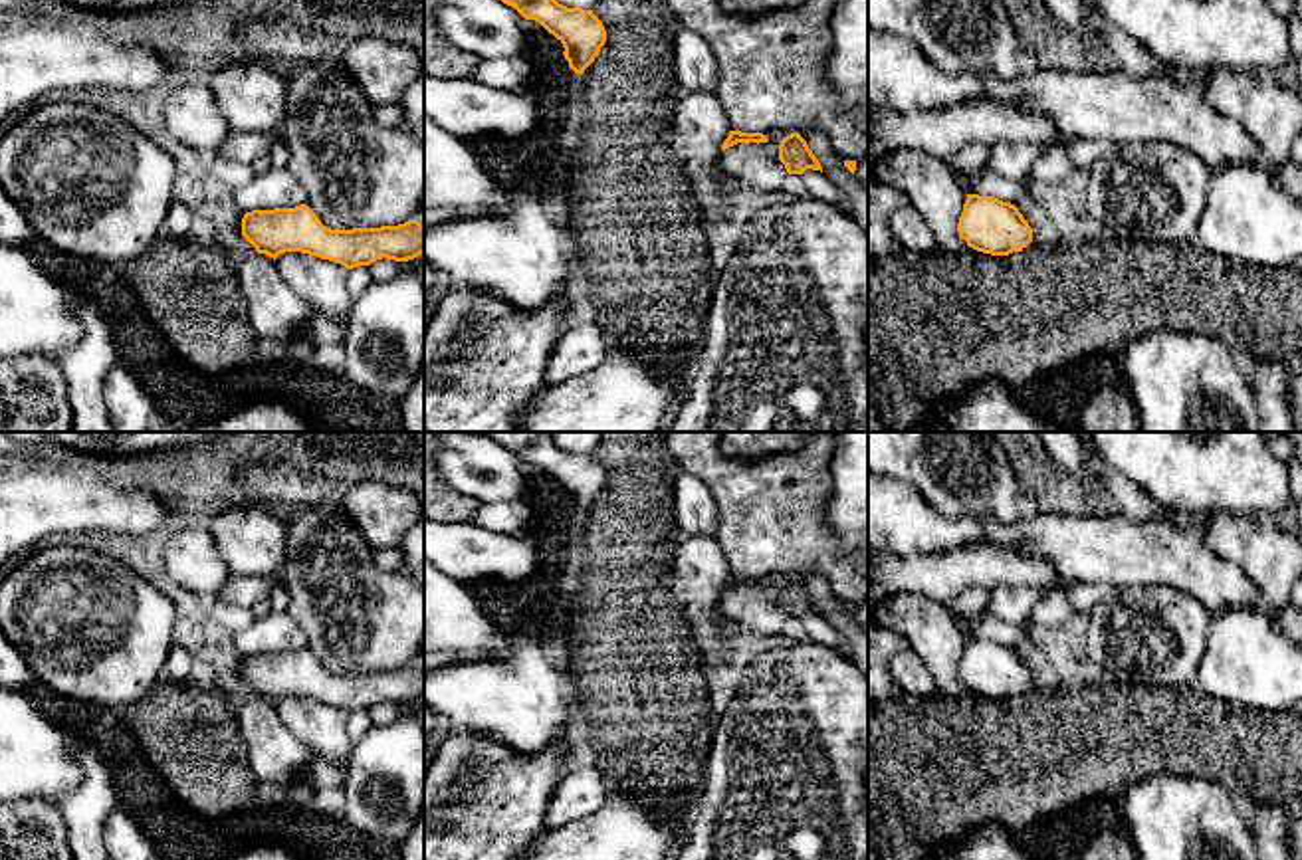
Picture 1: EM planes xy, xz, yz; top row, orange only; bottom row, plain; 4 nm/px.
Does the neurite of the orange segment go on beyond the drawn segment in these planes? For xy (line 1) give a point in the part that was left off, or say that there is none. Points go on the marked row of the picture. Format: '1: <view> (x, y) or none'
1: none

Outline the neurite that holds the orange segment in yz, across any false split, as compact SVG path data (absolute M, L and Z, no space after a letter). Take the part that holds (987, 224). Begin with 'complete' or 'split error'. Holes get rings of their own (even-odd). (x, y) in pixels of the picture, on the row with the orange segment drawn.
complete | M967 194L957 232L969 248L991 256L1023 252L1032 242L1032 228L1015 204L979 194Z

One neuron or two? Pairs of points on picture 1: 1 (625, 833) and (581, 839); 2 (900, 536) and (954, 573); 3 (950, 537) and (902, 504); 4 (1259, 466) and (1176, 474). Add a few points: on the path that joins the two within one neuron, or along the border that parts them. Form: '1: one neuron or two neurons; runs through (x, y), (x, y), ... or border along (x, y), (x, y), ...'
1: one neuron; runs through (615, 839), (591, 839)
2: two neurons; border along (972, 543), (934, 553), (888, 553)
3: one neuron; runs through (938, 534), (932, 534), (914, 516)
4: one neuron; runs through (1239, 466), (1195, 466)

